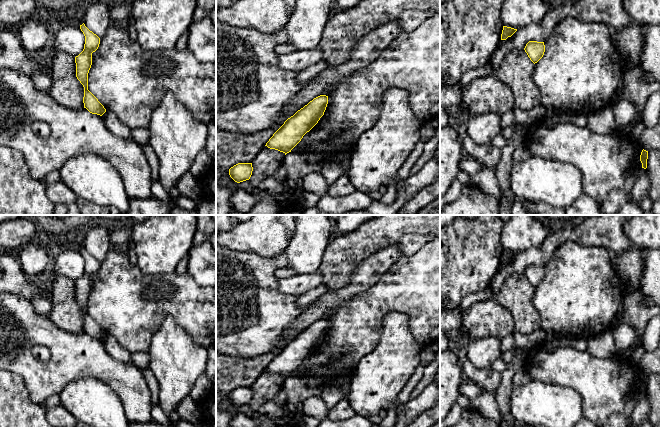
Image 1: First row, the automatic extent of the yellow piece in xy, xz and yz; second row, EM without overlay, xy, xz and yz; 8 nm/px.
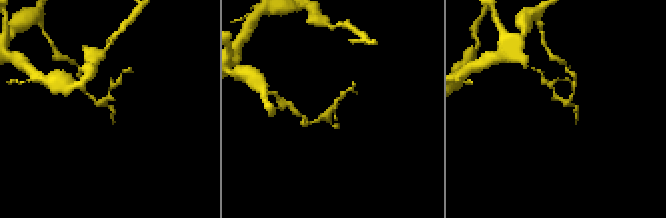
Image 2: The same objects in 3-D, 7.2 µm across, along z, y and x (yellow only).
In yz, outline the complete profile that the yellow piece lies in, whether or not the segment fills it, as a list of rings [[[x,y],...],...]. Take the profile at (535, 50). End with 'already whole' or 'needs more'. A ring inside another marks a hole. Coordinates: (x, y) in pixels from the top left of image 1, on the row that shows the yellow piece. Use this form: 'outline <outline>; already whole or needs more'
outline [[[529,41],[526,44],[524,50],[530,60],[535,64],[543,57],[545,52],[545,45],[544,42]]]; already whole

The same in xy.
outline [[[84,23],[80,25],[80,29],[85,36],[85,44],[83,51],[75,57],[76,77],[84,87],[84,108],[92,114],[102,116],[106,109],[88,90],[88,73],[92,65],[92,53],[98,49],[100,38],[90,31]]]; already whole

